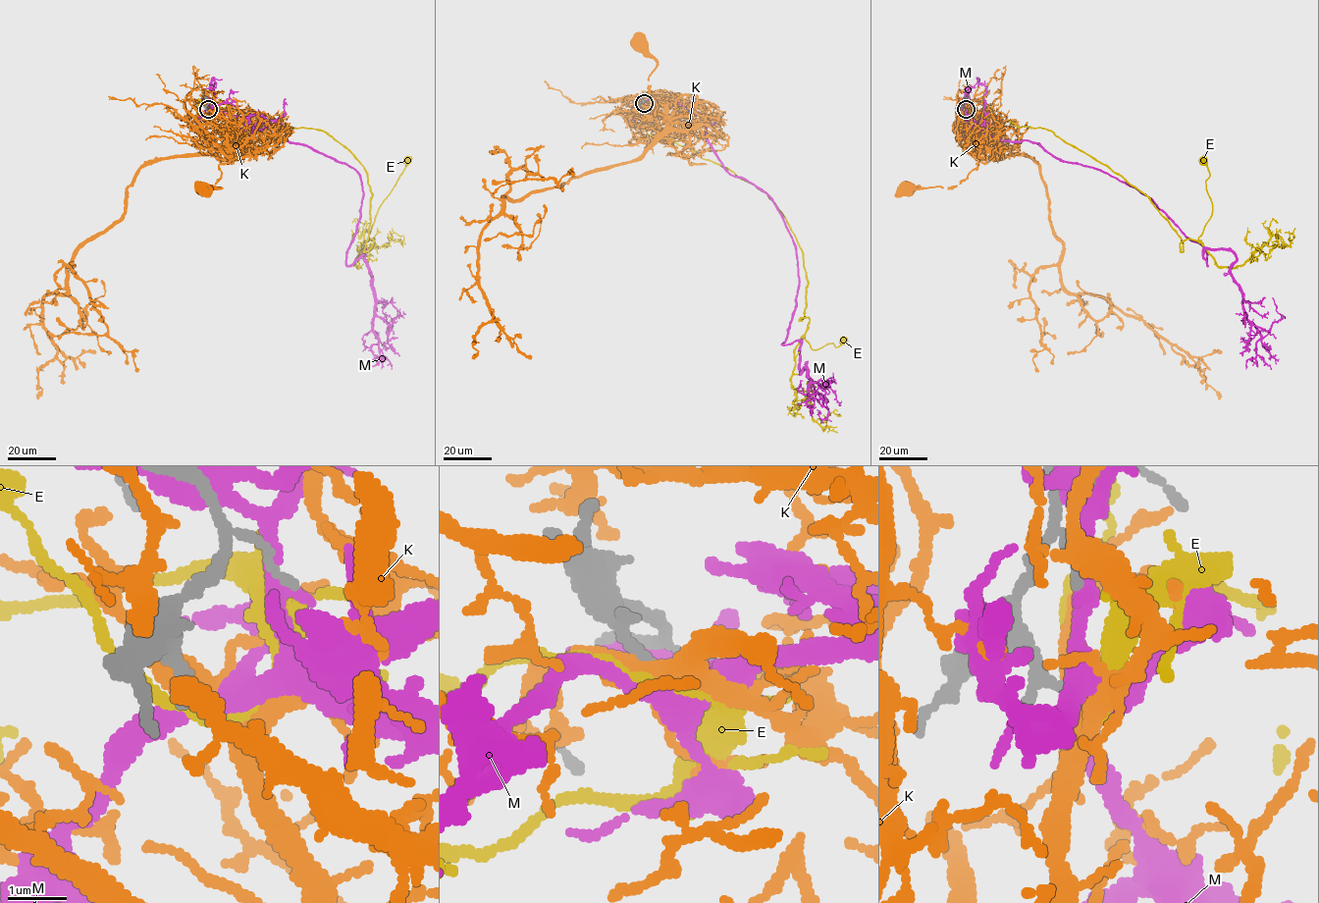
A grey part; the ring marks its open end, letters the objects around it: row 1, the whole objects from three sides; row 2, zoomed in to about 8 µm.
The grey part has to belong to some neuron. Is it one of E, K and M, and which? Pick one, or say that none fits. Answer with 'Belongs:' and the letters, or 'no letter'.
Belongs: no letter

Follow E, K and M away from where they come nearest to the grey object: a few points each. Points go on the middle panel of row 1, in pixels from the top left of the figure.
E: (644, 103), (633, 110), (649, 135), (727, 168), (775, 204), (802, 251), (805, 339), (813, 349), (843, 341)
K: (644, 102), (660, 102), (664, 117), (655, 115), (657, 104), (650, 94), (649, 75), (657, 62), (638, 44)
M: (644, 103), (696, 104), (722, 166), (772, 201), (797, 257), (782, 344), (825, 392), (817, 409)

